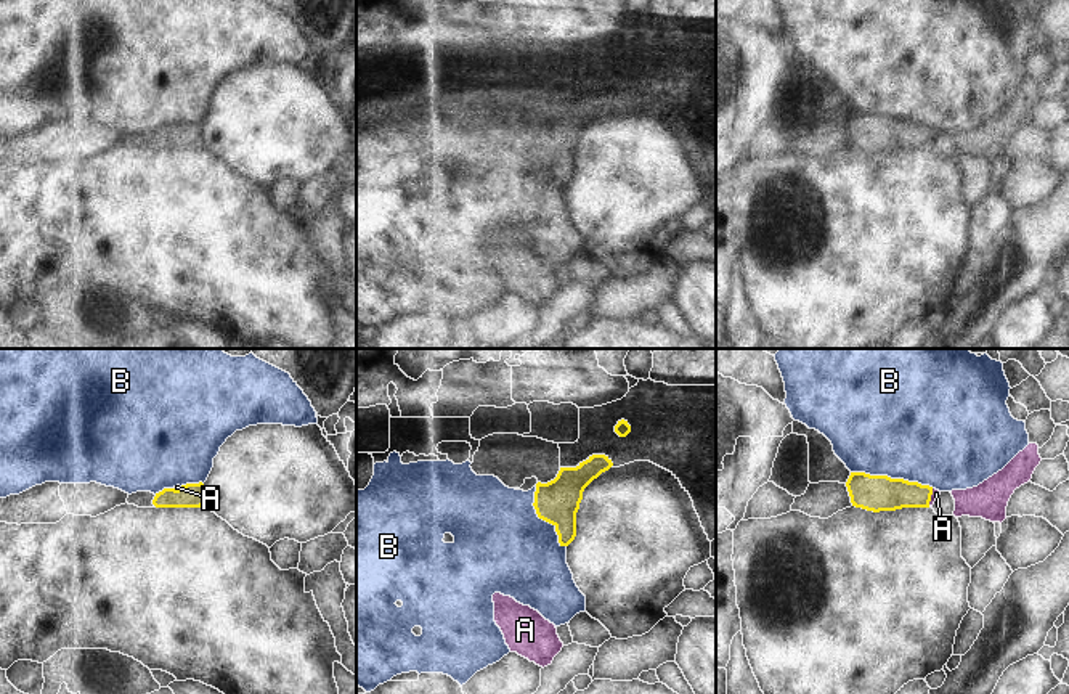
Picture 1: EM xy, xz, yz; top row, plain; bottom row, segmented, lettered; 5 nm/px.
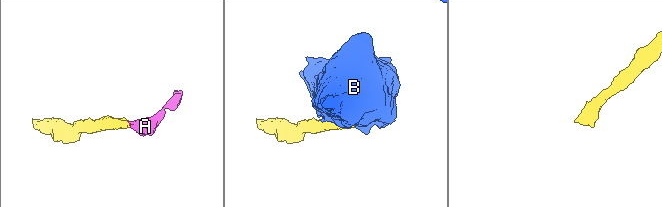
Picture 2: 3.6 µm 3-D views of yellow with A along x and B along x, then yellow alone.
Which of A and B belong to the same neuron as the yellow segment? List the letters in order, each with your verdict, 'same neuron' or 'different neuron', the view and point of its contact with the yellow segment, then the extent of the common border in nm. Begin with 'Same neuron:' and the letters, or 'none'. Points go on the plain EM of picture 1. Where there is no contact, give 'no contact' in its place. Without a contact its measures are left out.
Same neuron: A
A: same neuron; contact yz (930, 137); length 90 nm
B: different neuron; contact yz (893, 119); length 420 nm

